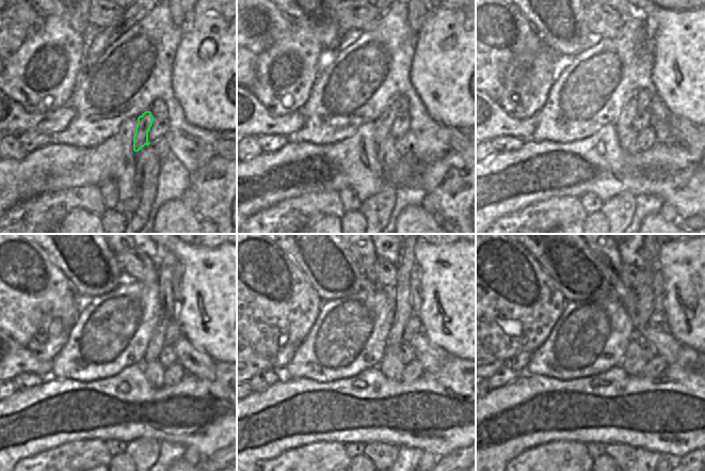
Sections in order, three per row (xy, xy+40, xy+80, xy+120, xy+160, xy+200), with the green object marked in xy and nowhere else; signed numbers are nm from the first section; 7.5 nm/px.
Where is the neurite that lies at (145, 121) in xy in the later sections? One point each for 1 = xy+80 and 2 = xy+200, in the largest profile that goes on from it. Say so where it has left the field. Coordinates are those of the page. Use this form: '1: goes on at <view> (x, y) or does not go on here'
1: goes on at xy+80 (624, 122)
2: goes on at xy+200 (644, 295)

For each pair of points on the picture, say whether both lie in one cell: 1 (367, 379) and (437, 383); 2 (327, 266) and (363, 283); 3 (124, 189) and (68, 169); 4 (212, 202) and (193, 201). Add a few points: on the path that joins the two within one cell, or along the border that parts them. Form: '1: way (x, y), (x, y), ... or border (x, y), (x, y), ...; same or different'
1: way (384, 390), (420, 389); same
2: way (338, 266), (347, 260), (354, 272); same
3: way (115, 173), (111, 169), (84, 169); same
4: border (190, 185), (198, 198), (199, 213); different

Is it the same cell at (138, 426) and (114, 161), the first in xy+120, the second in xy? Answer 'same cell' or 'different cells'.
same cell

